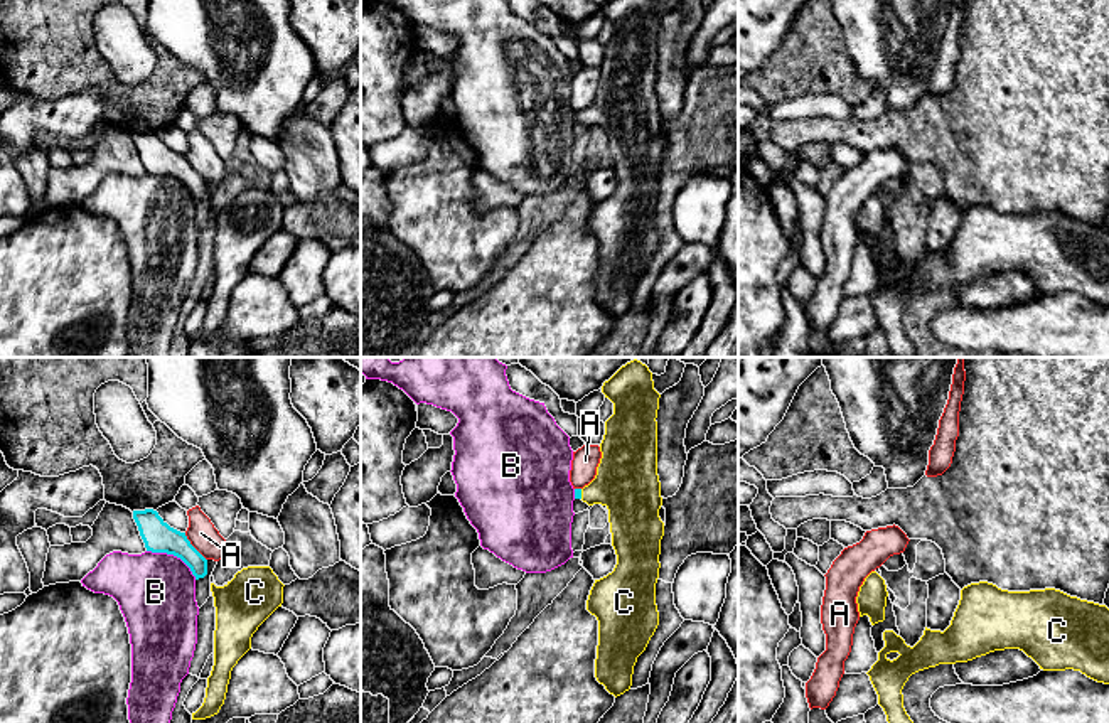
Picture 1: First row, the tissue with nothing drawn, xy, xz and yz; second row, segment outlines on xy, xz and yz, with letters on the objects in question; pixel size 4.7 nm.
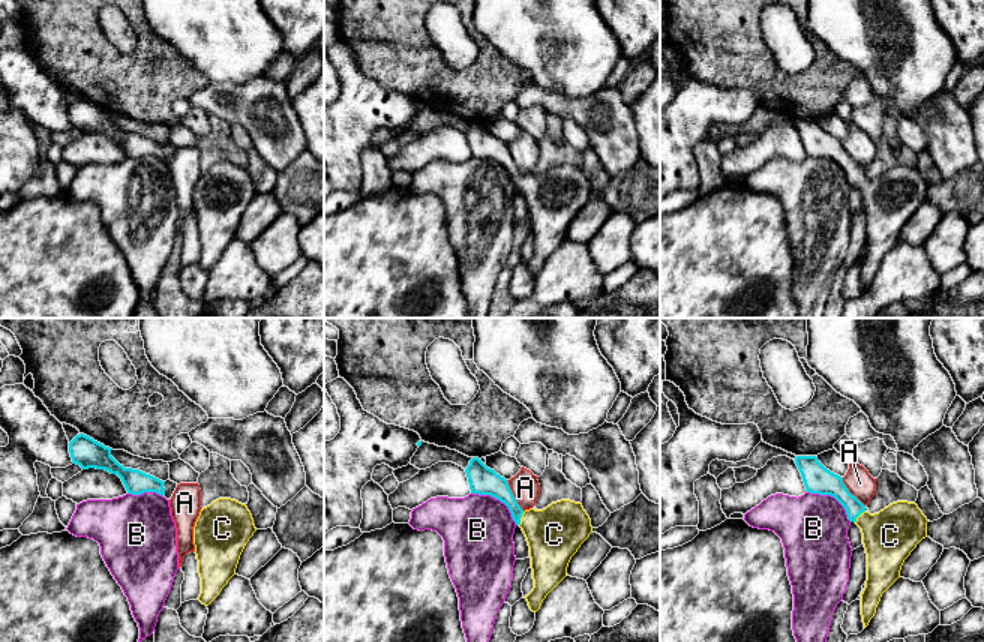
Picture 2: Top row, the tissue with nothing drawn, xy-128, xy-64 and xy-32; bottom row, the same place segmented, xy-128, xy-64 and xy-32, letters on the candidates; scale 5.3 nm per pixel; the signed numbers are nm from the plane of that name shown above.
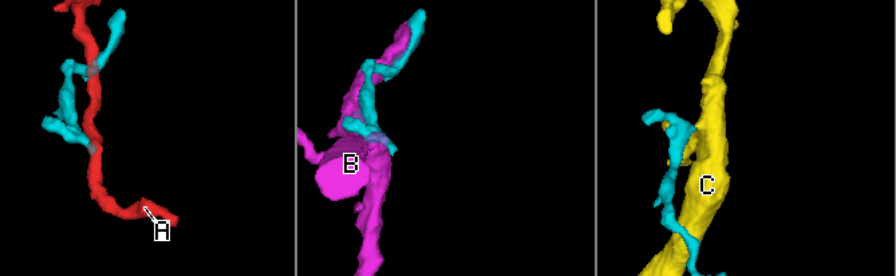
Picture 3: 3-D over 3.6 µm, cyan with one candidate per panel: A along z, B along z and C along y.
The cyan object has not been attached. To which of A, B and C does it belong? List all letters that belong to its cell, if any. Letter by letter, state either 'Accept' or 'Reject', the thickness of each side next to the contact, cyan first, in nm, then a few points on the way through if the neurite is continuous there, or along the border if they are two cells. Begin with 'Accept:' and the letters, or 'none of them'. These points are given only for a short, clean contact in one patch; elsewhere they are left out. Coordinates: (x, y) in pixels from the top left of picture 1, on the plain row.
Accept: C
A: Reject. Thickness 150 nm (cyan) against 140 nm. Boundary: xy (184, 155), (206, 182)
B: Reject. Thickness 150 nm (cyan) against 380 nm
C: Accept. Thickness 30 nm (cyan) against 300 nm. Path across: xz (577, 113), (580, 117), (592, 117), (627, 105)

